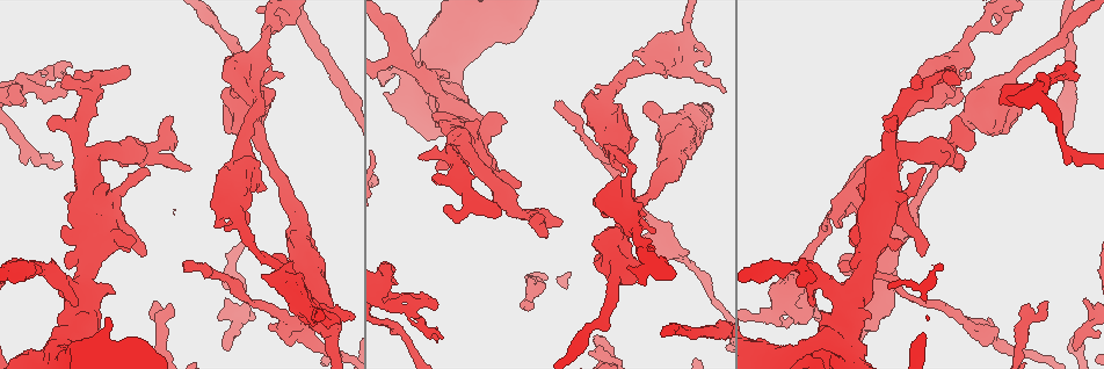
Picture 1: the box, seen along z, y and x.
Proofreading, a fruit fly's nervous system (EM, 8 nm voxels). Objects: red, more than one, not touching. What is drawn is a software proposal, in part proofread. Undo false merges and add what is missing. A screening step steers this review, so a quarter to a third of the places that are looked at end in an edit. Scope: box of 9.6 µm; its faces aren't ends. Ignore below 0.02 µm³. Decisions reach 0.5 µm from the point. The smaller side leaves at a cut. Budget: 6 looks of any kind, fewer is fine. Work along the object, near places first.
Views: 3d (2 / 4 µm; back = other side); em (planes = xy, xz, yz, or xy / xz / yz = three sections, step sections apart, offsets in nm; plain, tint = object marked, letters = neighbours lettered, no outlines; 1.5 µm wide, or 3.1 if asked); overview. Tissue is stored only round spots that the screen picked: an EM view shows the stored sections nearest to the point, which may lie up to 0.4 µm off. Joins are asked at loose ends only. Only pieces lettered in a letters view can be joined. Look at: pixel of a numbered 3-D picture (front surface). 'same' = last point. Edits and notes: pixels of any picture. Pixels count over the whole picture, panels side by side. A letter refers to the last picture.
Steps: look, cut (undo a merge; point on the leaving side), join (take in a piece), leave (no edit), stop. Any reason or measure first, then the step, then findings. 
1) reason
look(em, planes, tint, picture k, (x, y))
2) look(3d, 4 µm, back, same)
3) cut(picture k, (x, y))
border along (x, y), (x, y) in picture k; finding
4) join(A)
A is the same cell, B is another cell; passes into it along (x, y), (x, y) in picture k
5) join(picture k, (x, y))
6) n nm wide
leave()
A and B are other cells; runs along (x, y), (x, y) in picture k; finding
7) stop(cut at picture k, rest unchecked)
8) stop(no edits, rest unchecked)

branch stops here
look(3d, 4 µm, back, picture 1, (186, 263))

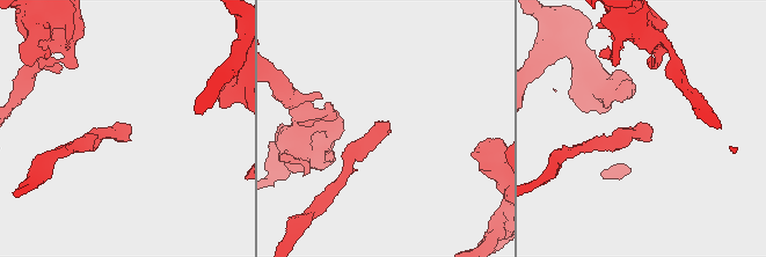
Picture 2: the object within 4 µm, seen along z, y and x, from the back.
now the EM
look(em, xy, step 4, letters, picture 2, (126, 128))

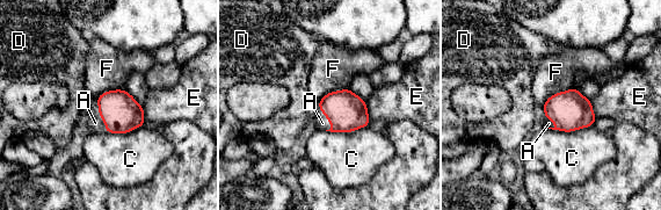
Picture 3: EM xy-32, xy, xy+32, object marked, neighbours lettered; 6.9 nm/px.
look(em, planes, letters, same)

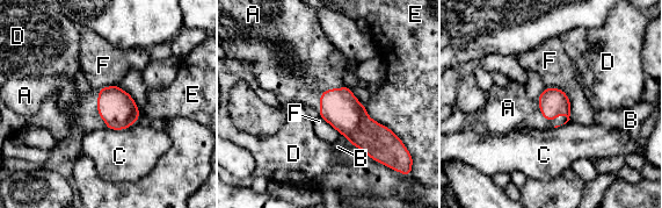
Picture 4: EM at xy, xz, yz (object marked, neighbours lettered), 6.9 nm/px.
join(A)
A is the same cell, B, C, D, E and F are other cells; passes into it along (552, 101), (547, 119), (513, 109) in picture 4; the cell continues

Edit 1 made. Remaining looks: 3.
see it whole again
look(overview)

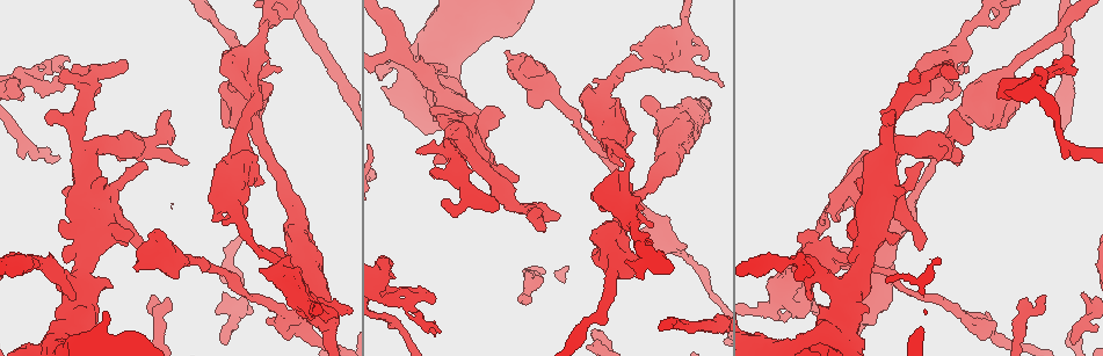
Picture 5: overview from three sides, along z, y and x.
thick end
look(em, planes, letters, picture 5, (113, 287))

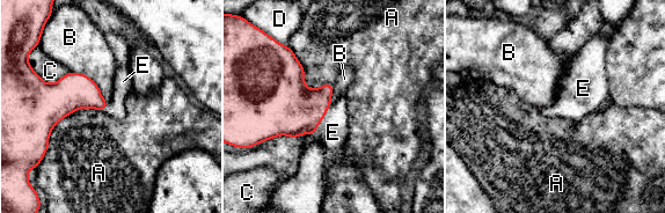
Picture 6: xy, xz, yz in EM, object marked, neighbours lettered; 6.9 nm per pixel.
join(E)
E is the same cell, A, B, C and D are other cells; passes into it along (289, 108), (323, 117), (333, 132) in picture 6; the cell continues

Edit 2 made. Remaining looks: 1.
stop(join at picture 4, join at picture 6, rest unchecked)

